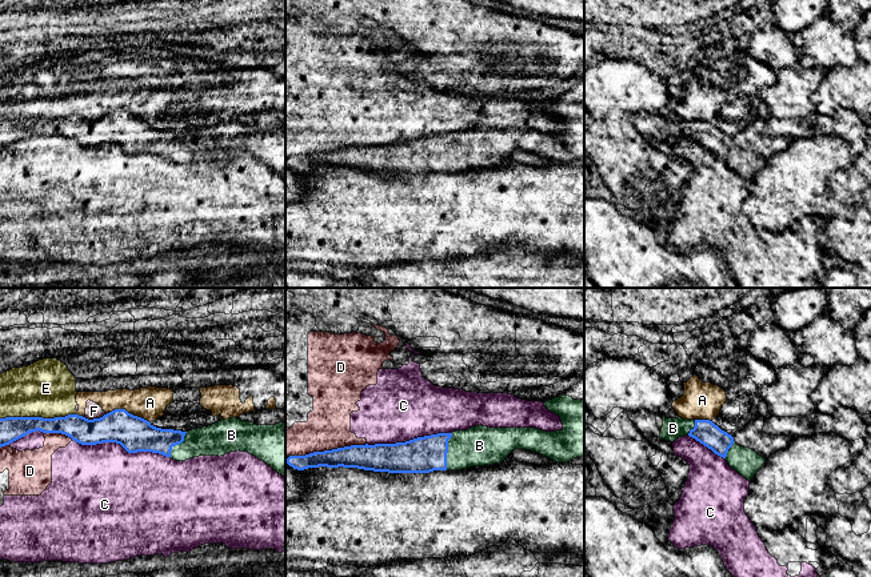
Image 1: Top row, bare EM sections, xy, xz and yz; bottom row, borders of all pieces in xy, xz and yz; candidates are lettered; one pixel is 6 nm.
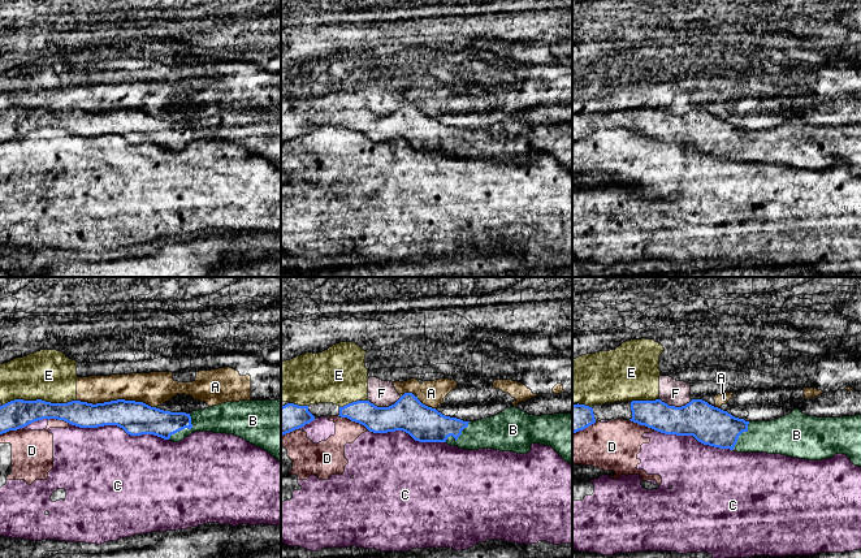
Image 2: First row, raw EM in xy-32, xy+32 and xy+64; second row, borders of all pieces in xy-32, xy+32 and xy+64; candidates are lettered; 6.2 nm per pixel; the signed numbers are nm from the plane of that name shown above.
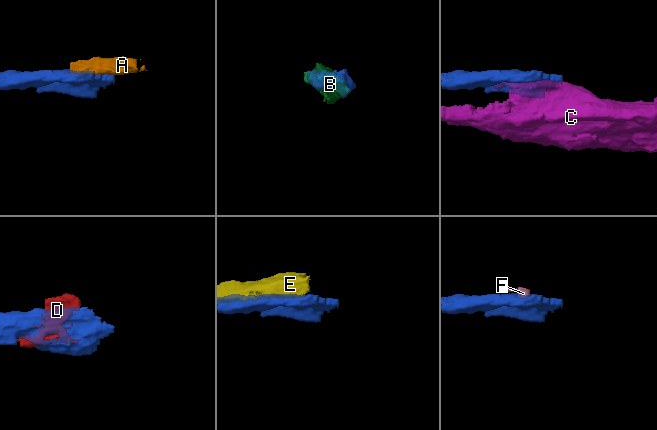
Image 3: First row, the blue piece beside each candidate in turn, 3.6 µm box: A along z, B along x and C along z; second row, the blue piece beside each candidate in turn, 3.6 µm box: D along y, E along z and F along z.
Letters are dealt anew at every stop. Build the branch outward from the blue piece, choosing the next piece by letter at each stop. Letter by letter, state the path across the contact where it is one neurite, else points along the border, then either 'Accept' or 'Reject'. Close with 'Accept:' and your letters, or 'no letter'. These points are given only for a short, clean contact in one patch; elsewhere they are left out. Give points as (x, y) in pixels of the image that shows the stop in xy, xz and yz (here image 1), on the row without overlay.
A: Reject
B: Accept
C: Reject
D: Reject
E: Reject
F: Boundary: xy (107, 115), (92, 120), (82, 117). Reject
Accept: B

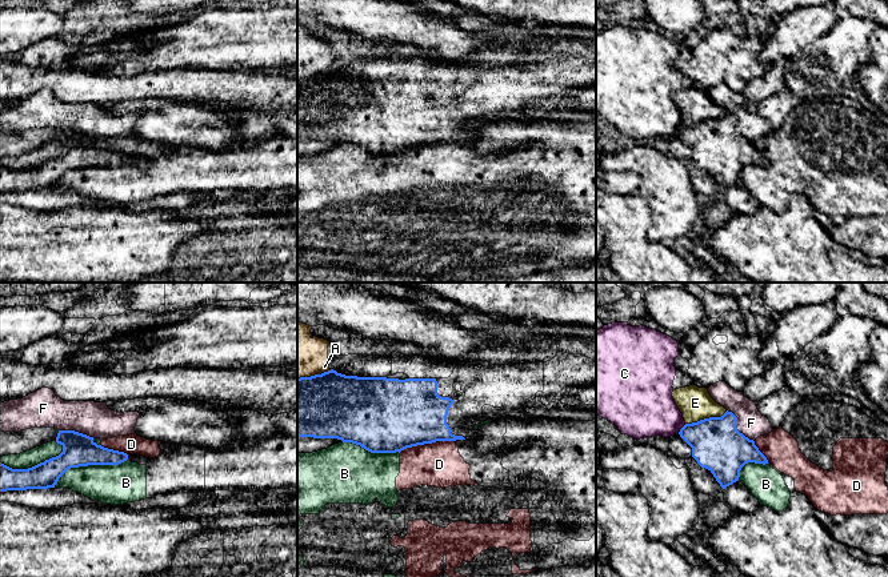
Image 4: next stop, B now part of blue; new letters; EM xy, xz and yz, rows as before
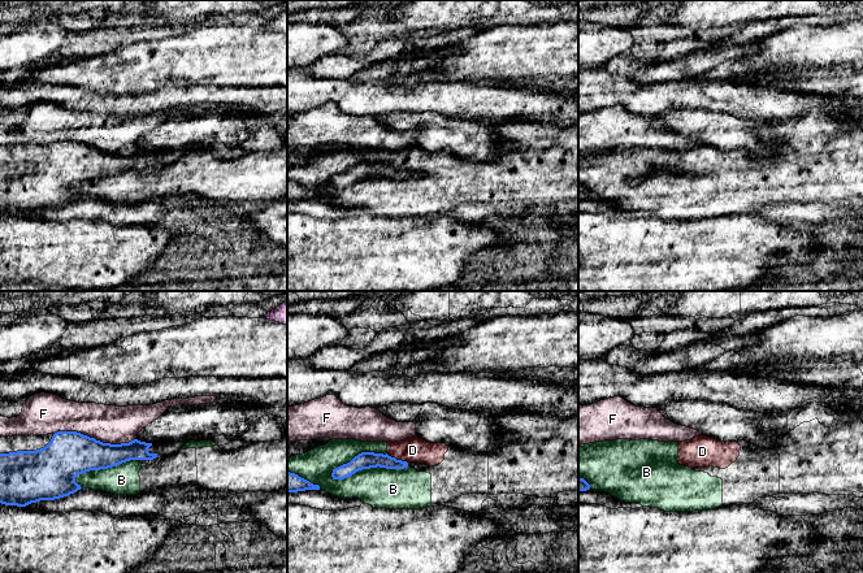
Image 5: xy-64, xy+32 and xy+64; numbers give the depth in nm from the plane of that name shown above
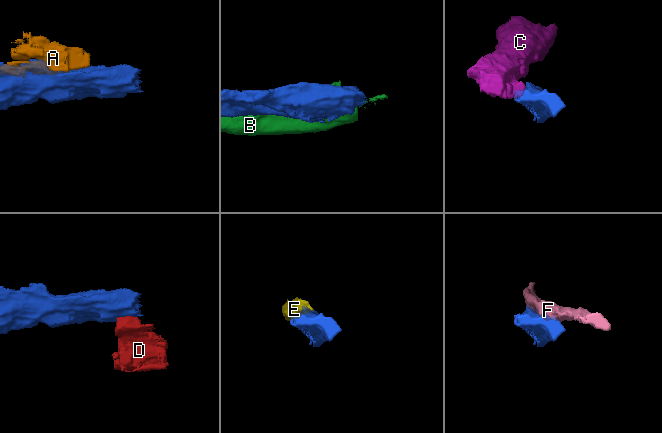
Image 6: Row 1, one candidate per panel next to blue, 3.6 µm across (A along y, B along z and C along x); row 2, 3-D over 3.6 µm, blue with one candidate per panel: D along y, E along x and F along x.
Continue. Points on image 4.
A: Reject
B: Reject
C: Reject
D: Boundary: xz (435, 143), (407, 148), (399, 153). Reject
E: Reject
F: Reject
Accept: no letter

